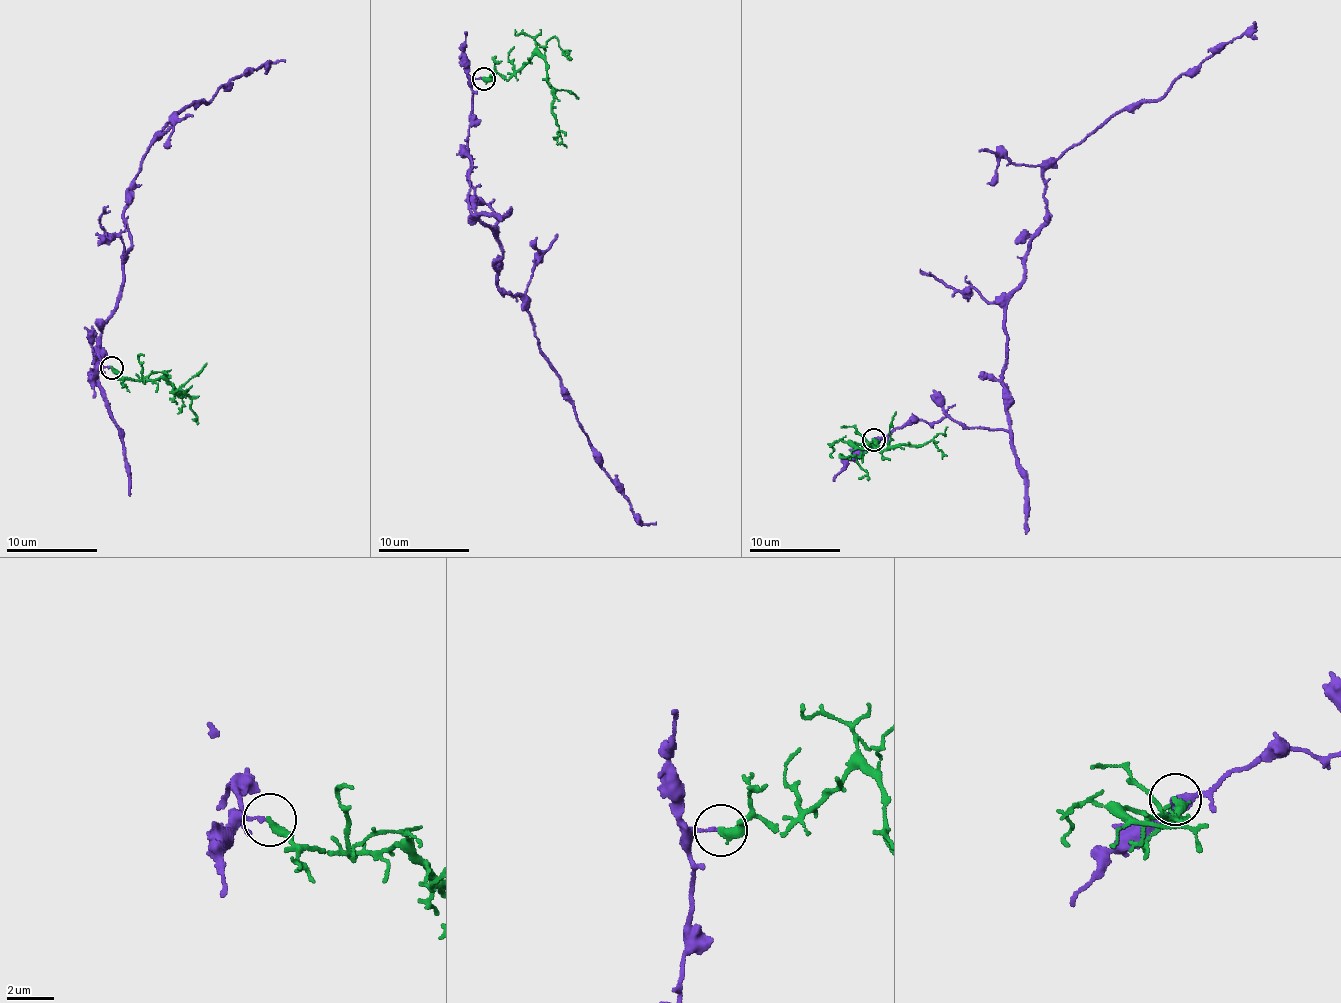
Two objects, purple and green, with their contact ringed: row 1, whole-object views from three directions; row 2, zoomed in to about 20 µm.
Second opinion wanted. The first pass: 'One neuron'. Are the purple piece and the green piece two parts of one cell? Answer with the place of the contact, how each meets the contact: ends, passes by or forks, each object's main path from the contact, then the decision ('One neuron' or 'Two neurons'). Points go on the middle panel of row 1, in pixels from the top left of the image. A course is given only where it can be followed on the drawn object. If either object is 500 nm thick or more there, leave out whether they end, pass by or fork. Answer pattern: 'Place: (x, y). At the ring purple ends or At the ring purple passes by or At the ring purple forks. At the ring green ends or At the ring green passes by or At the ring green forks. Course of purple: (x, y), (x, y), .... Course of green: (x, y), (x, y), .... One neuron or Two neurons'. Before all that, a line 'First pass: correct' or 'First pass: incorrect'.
First pass: incorrect
Place: (483, 78). At the ring purple ends. At the ring green ends. Course of purple: (482, 78), (471, 219), (495, 229), (500, 288), (519, 295), (592, 455), (643, 521), (656, 521). Course of green: (484, 78), (518, 71), (534, 55), (544, 60), (553, 97), (553, 117), (559, 128), (553, 136). Two neurons

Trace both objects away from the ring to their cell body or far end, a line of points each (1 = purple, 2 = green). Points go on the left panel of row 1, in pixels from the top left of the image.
1: (110, 367), (97, 354), (93, 380), (131, 243), (124, 206), (151, 143), (187, 105), (285, 60)
2: (112, 367), (124, 377), (163, 379), (175, 394), (179, 392), (179, 396), (185, 396), (178, 414)

